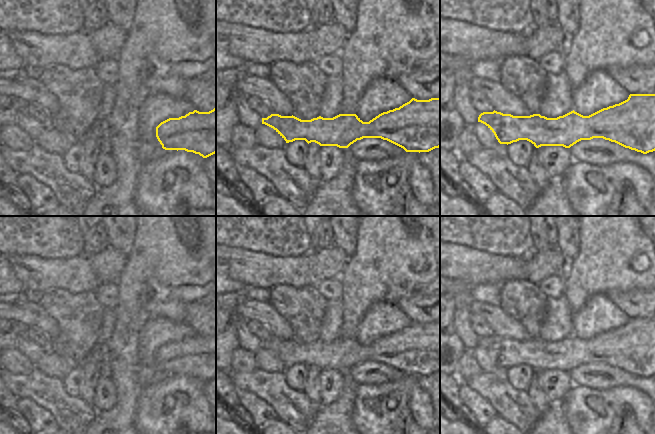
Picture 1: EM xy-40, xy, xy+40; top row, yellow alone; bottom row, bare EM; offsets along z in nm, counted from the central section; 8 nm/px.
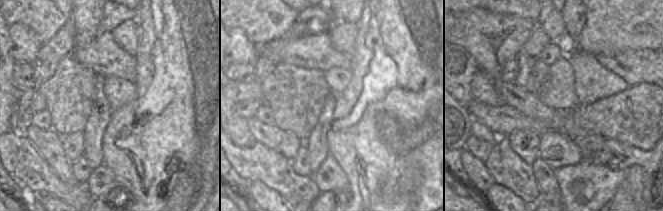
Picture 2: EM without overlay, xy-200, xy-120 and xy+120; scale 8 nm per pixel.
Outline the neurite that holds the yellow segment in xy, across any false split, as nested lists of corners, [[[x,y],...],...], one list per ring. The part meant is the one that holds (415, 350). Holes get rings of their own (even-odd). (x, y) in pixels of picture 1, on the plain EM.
[[[412,322],[399,332],[383,336],[369,346],[363,346],[356,338],[339,338],[333,342],[319,340],[311,344],[301,344],[293,339],[281,340],[279,338],[271,338],[267,342],[262,342],[262,348],[273,352],[286,367],[295,364],[305,364],[308,368],[315,366],[320,370],[348,372],[351,368],[363,362],[381,362],[403,372],[406,376],[429,376],[440,371],[440,322],[431,322],[429,324]]]

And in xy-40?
[[[216,332],[169,342],[156,351],[156,361],[165,374],[185,374],[207,382],[216,377]]]

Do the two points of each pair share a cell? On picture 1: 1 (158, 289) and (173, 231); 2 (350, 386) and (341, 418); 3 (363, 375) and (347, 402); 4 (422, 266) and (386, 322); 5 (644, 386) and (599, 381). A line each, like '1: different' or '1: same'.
1: same
2: same
3: different
4: different
5: same

